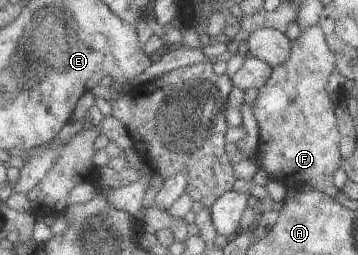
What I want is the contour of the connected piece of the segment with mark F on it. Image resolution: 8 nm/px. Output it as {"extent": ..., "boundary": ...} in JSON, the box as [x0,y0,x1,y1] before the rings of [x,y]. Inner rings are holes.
{"extent":[254,26,341,199],"boundary":[[[321,26],[300,30],[293,40],[291,56],[286,62],[273,67],[267,84],[258,91],[254,100],[257,121],[260,168],[270,180],[293,186],[309,182],[314,190],[325,192],[336,199],[340,190],[333,186],[333,174],[341,168],[341,132],[336,104],[327,94],[327,82],[337,70],[337,54],[329,47]]]}

